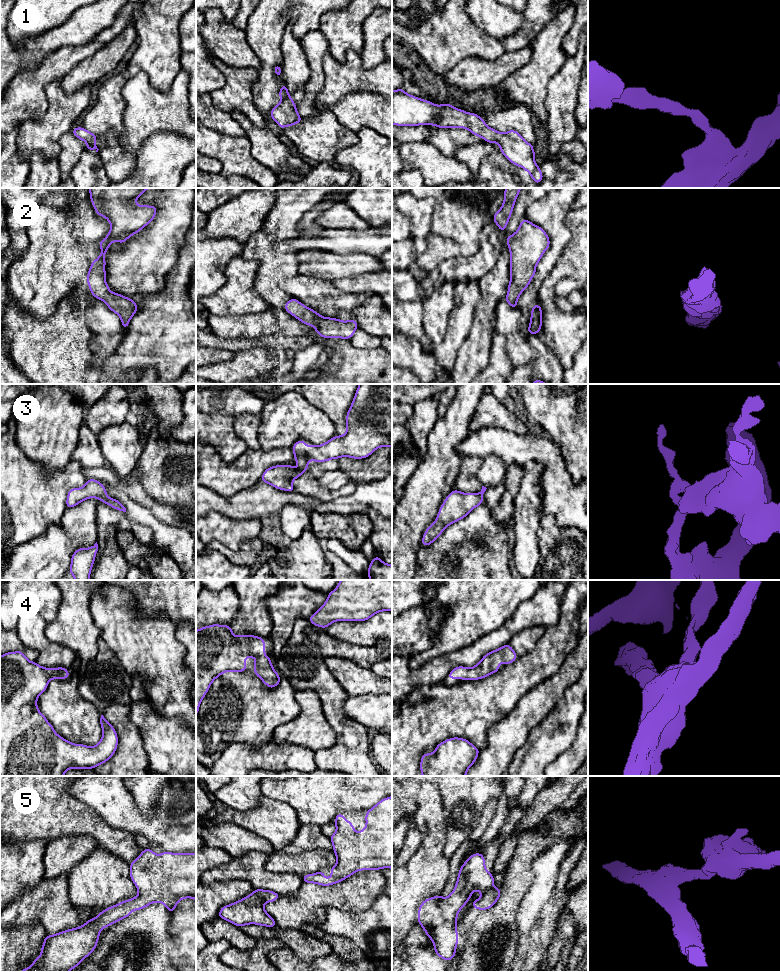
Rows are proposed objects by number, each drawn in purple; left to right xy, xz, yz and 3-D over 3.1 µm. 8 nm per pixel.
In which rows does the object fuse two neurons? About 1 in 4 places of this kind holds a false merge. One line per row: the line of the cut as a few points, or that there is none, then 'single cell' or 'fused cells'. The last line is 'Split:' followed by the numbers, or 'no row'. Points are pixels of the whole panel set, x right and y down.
1: cut none; single cell
2: cut none; single cell
3: cut xy (106, 494), (100, 498); fused cells
4: cut none; single cell
5: cut none; single cell
Split: 3

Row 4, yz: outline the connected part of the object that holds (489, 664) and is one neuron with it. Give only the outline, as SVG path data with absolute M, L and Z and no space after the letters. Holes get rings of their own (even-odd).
M505 644L501 648L485 654L483 658L472 668L466 668L464 666L453 668L447 678L479 680L492 673L498 672L500 670L500 660L504 665L507 665L513 663L517 658L516 652L512 649L512 647L509 644Z

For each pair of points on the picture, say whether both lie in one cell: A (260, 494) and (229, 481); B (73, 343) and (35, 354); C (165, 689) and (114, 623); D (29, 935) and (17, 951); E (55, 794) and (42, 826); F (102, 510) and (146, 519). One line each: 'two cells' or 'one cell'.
A: two cells
B: one cell
C: one cell
D: one cell
E: one cell
F: two cells

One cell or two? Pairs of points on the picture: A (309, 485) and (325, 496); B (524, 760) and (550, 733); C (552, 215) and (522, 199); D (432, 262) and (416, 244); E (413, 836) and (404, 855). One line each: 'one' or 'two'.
A: one
B: one
C: two
D: two
E: one

